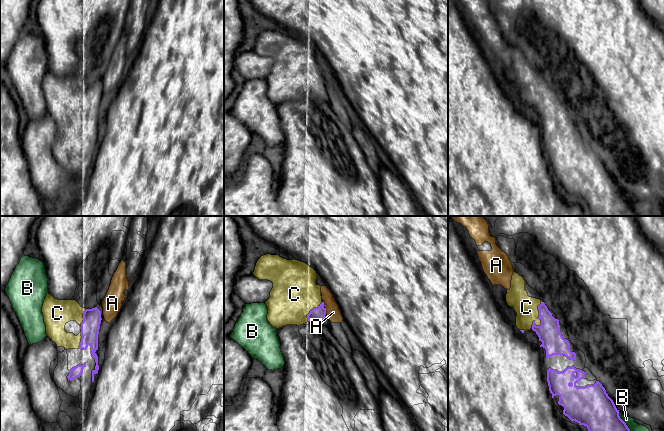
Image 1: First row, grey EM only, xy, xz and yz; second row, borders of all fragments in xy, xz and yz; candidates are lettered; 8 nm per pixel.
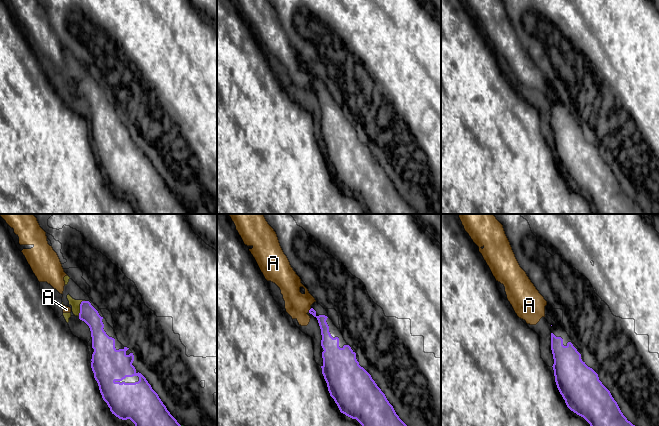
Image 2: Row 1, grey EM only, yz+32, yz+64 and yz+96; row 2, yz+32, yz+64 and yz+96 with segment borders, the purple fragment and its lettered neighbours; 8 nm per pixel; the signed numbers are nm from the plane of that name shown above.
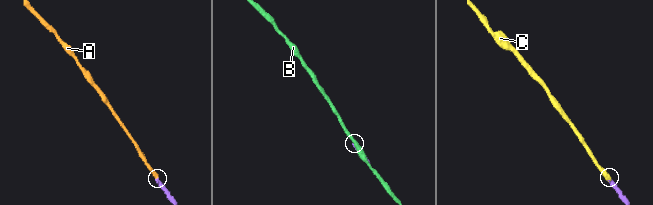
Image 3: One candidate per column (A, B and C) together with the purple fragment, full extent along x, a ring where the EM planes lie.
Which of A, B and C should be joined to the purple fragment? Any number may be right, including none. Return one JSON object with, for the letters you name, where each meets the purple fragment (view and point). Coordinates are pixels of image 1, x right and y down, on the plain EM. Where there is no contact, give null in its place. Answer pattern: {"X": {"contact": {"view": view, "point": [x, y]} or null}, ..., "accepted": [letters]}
{"C": {"contact": {"view": "yz", "point": [538, 94]}}, "accepted": ["C"]}

